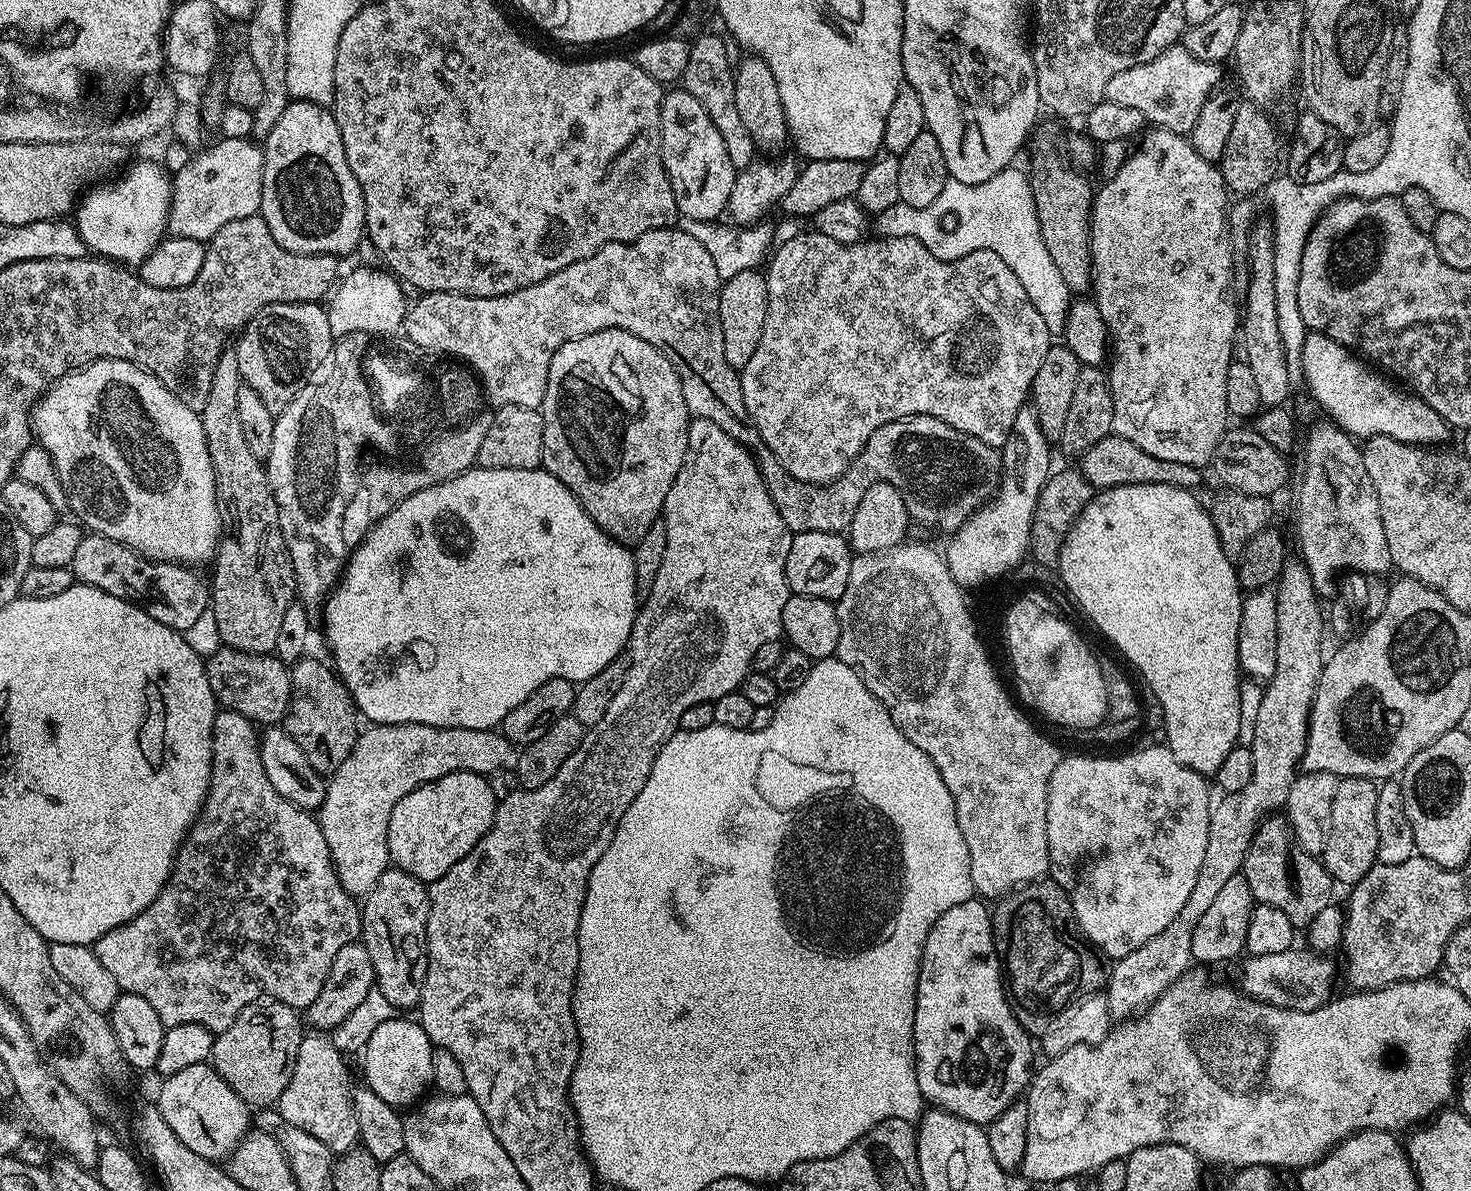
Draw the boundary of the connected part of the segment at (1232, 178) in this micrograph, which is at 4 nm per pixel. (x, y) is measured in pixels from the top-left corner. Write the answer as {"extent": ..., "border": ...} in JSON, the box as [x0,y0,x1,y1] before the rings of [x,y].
{"extent":[1218,102,1282,198],"border":[[[1242,102],[1238,114],[1234,114],[1234,126],[1230,129],[1230,138],[1226,150],[1218,161],[1218,167],[1229,193],[1248,198],[1251,192],[1263,193],[1271,180],[1276,179],[1276,163],[1282,160],[1282,144],[1276,141],[1276,128],[1261,105]]]}

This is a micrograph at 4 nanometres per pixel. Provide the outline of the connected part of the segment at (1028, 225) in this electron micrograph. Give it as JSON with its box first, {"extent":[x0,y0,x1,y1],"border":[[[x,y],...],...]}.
{"extent":[874,166,1070,334],"border":[[[1016,166],[1004,168],[998,174],[994,174],[994,178],[977,184],[967,184],[949,178],[946,186],[942,186],[942,194],[938,194],[938,198],[930,202],[930,206],[915,208],[898,203],[890,210],[875,213],[874,232],[880,238],[890,236],[918,238],[918,242],[922,242],[922,246],[926,246],[926,250],[930,250],[930,254],[934,254],[934,258],[939,260],[957,260],[966,254],[974,254],[974,250],[979,248],[998,254],[998,258],[1002,258],[1002,262],[1006,262],[1006,266],[1010,266],[1010,270],[1018,274],[1018,282],[1022,282],[1026,294],[1030,294],[1030,302],[1034,302],[1034,310],[1042,314],[1042,322],[1046,322],[1046,326],[1053,334],[1063,333],[1070,293],[1062,273],[1050,258],[1050,250],[1046,250],[1046,242],[1042,242],[1042,230],[1038,226],[1038,214],[1034,210],[1032,181],[1025,173],[1023,176]]]}

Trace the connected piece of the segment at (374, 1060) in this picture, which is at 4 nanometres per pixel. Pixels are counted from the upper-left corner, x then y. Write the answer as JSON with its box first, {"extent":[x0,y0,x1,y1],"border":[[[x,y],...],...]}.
{"extent":[363,1016,435,1110],"border":[[[395,1016],[378,1025],[363,1051],[365,1085],[374,1090],[378,1098],[400,1110],[415,1105],[433,1083],[435,1049],[419,1021]]]}

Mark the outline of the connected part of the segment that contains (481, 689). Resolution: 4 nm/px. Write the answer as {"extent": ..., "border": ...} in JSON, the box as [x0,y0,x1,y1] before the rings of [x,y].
{"extent":[322,466,638,730],"border":[[[473,466],[467,472],[458,474],[446,482],[435,484],[426,490],[418,490],[418,494],[410,494],[410,498],[406,498],[401,504],[394,506],[394,510],[390,510],[390,514],[383,516],[368,531],[363,542],[352,551],[352,556],[348,560],[348,567],[344,569],[344,575],[340,577],[336,587],[328,593],[328,599],[325,600],[322,609],[322,617],[324,616],[324,636],[328,639],[329,650],[332,651],[333,661],[331,660],[331,663],[334,665],[334,671],[348,688],[353,702],[356,704],[357,713],[363,719],[365,716],[368,722],[372,724],[421,724],[435,728],[465,728],[466,730],[491,728],[496,730],[499,729],[501,722],[506,718],[506,714],[510,714],[510,710],[514,710],[514,706],[526,702],[526,698],[530,698],[530,694],[534,694],[534,690],[538,690],[538,686],[542,686],[542,682],[550,682],[550,678],[566,678],[573,682],[583,682],[594,678],[594,674],[598,674],[598,670],[610,666],[610,662],[614,662],[614,658],[618,658],[628,647],[628,639],[636,621],[637,611],[638,601],[636,599],[632,548],[621,544],[613,536],[602,531],[598,522],[594,522],[594,518],[590,518],[590,514],[586,514],[586,510],[578,502],[576,495],[565,484],[558,482],[558,478],[554,478],[554,474],[545,472],[543,467],[534,470],[490,470],[489,468]]]}

